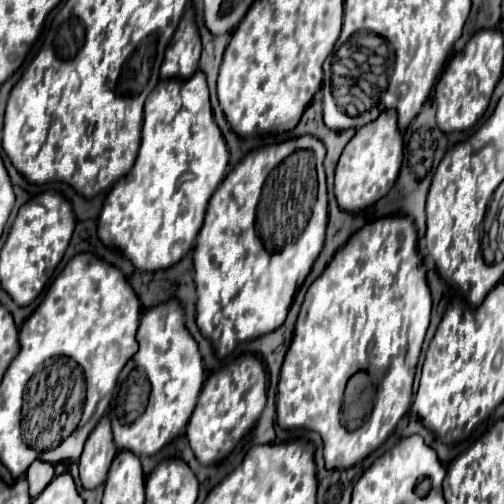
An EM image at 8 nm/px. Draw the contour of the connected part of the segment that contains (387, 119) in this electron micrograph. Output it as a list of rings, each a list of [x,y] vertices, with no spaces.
[[[387,109],[369,125],[357,129],[353,139],[345,145],[339,165],[335,169],[335,197],[341,209],[361,211],[389,193],[403,161],[403,139],[397,129],[397,111]]]

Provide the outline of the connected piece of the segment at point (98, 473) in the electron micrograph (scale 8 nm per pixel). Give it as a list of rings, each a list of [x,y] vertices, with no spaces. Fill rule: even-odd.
[[[103,415],[99,425],[91,431],[83,455],[79,459],[79,475],[85,489],[95,489],[107,479],[109,465],[117,453],[117,447],[113,443],[111,435],[111,423],[109,417]]]

